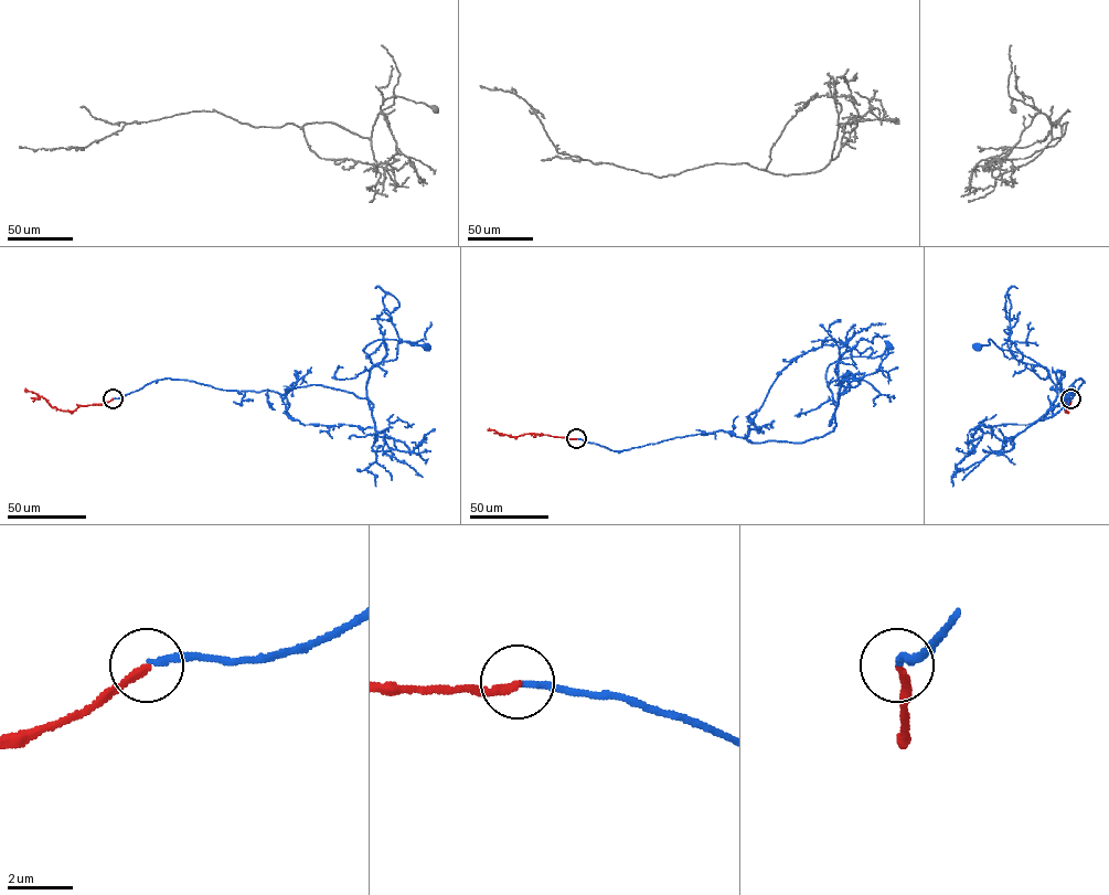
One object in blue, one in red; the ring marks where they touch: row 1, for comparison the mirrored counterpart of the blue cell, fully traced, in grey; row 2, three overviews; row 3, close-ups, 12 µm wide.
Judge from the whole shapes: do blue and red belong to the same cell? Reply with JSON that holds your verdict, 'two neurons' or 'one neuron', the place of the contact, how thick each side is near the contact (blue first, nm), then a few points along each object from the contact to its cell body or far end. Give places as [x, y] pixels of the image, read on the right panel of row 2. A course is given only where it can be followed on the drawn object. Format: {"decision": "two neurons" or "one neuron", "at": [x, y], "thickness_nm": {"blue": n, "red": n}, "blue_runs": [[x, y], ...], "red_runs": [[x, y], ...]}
{"decision": "one neuron", "at": [1070, 398], "thickness_nm": {"blue": 180, "red": 220}, "blue_runs": [[1070, 398], [1080, 377], [1049, 409], [1057, 391], [1047, 370], [990, 339], [978, 347]], "red_runs": [[1070, 398], [1065, 412], [1068, 403], [1062, 389]]}

